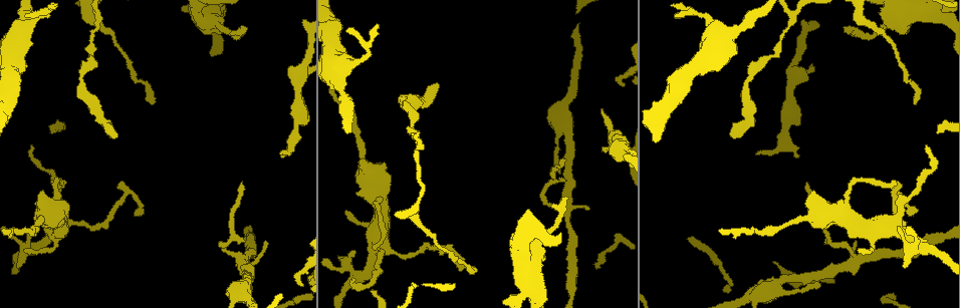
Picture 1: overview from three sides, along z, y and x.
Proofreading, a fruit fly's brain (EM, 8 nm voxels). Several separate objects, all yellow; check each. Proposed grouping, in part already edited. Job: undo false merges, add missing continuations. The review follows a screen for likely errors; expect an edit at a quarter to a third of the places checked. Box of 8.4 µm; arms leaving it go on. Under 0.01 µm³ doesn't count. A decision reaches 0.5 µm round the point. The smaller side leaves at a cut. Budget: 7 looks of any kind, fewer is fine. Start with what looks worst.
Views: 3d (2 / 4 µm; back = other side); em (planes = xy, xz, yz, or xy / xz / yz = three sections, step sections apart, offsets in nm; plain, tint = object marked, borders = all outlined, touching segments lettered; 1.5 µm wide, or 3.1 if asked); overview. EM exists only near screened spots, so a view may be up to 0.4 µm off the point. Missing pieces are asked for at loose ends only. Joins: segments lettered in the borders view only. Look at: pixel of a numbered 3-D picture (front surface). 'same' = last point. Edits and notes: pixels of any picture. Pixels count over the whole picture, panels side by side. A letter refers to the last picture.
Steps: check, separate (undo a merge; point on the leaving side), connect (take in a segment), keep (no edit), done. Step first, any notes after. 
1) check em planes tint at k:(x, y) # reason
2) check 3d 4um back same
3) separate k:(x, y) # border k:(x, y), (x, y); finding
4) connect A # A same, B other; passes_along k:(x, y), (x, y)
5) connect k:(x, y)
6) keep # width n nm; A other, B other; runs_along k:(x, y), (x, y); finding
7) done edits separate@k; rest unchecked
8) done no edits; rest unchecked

check em yz step 4 borders at 1:(587, 208) # branch stops here

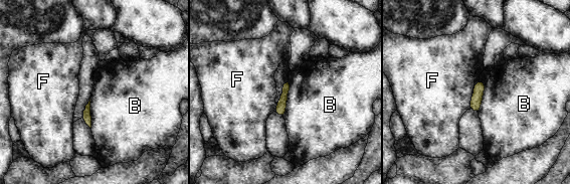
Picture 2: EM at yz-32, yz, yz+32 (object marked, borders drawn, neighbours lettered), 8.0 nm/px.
keep # longest_contact B 280 nm; B other, F other; border 2:(478, 80), (473, 87), (468, 109); no lettered segment goes on from it

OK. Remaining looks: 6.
check 3d 2um at 1:(844, 26) # branch stops here

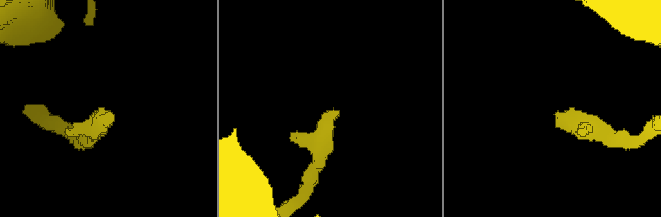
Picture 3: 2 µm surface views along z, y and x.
check em planes borders at 3:(112, 114) # now the EM

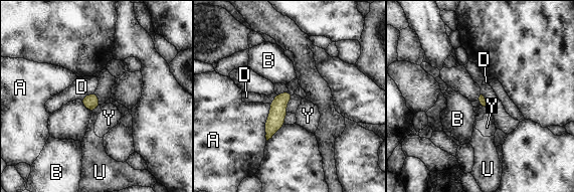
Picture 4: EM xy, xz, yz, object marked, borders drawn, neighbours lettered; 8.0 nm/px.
keep # A other, B other, D other, U other, Y other; border 4:(93, 92), (84, 96), (80, 100); none of them fits

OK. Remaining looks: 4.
check 3d 4um at 1:(351, 279) # tapers out

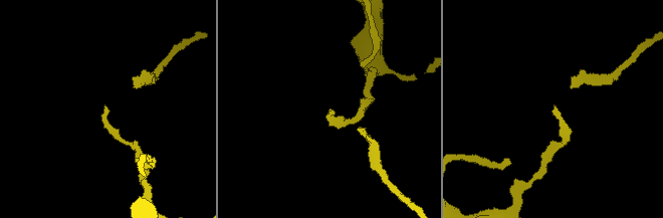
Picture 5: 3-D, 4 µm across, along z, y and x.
check em planes borders at 5:(106, 107)

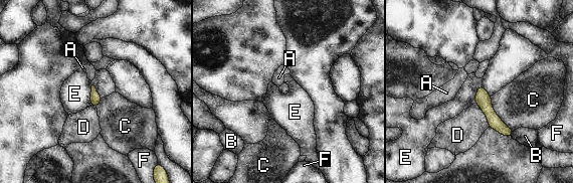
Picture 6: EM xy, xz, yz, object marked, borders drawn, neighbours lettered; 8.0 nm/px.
keep # longest_contact C 340 nm; A other, B other, C other, D other, E other, F other; none of them fits

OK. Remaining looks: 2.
done no edits; rest unchecked

